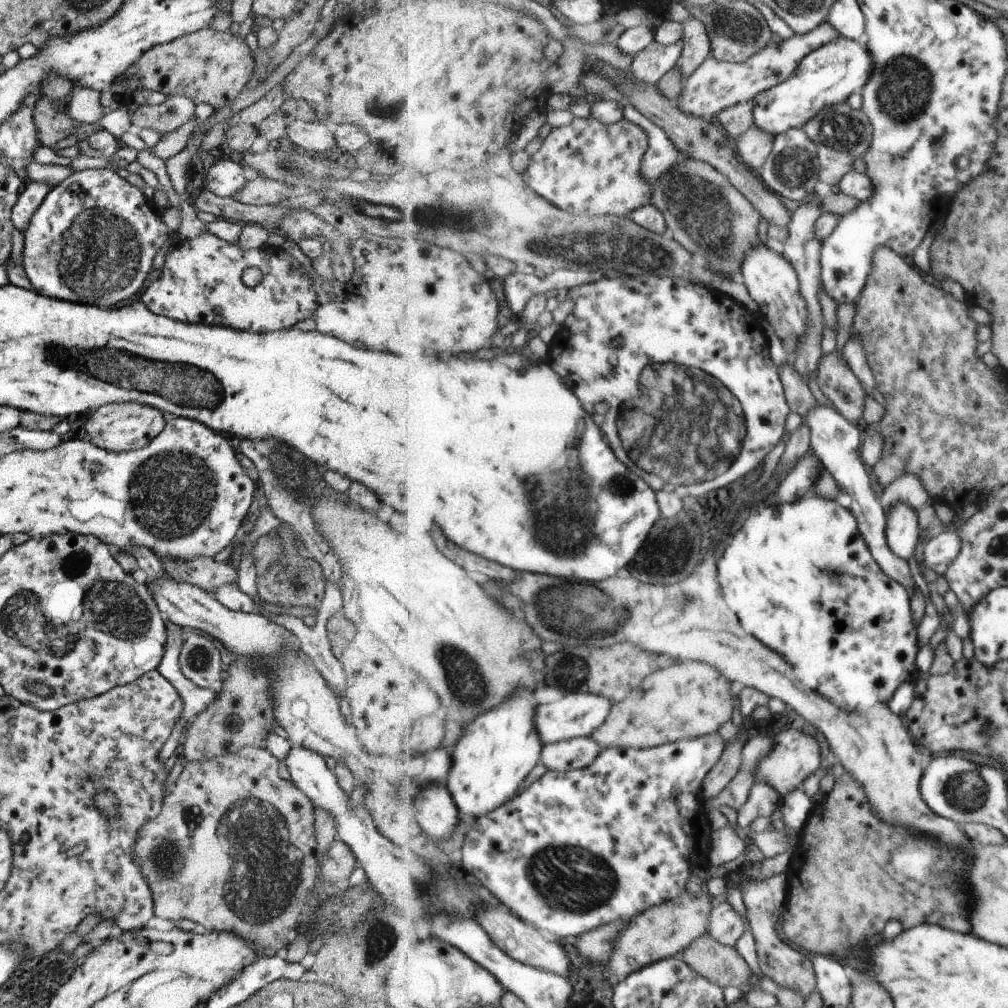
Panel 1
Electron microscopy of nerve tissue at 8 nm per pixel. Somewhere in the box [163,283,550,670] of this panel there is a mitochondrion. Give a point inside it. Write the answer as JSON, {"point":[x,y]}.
{"point":[291,471]}

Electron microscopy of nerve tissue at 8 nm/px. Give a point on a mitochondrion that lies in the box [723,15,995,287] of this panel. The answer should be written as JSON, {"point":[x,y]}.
{"point":[904,86]}

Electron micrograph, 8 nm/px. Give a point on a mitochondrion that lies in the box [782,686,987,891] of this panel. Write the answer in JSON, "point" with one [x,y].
{"point":[937,871]}

